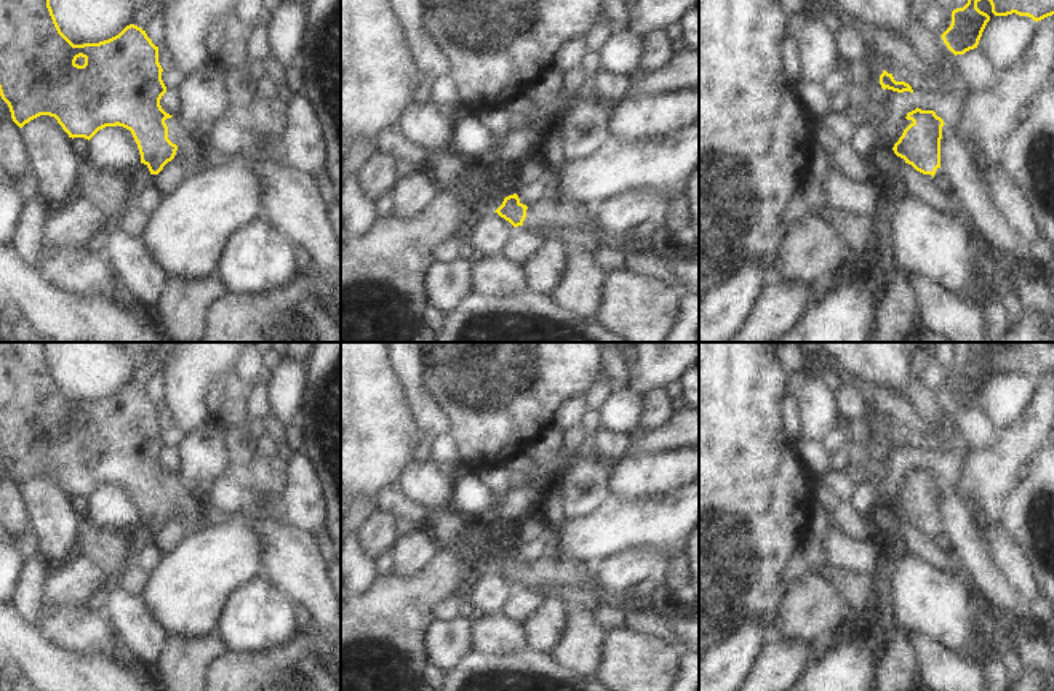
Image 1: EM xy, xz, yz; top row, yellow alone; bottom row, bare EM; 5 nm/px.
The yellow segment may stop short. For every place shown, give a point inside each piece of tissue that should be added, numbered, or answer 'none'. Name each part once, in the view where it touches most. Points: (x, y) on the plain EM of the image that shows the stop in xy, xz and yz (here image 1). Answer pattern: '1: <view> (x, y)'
1: xz (550, 570)

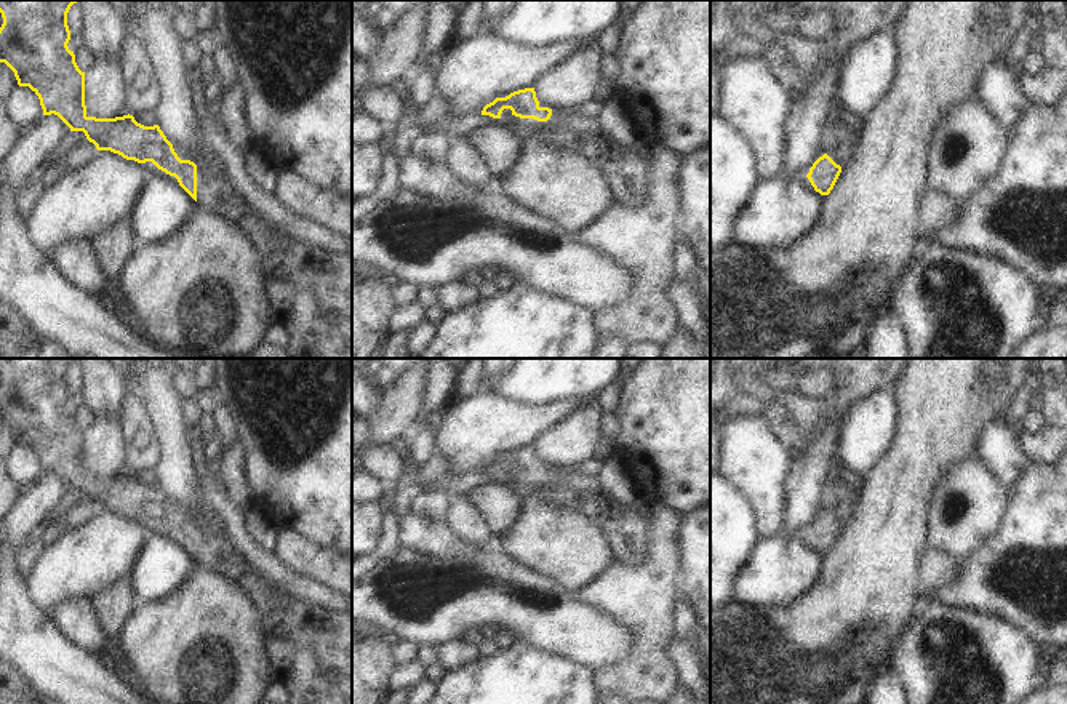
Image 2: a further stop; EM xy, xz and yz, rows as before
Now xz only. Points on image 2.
1: xz (557, 474)

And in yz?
none

